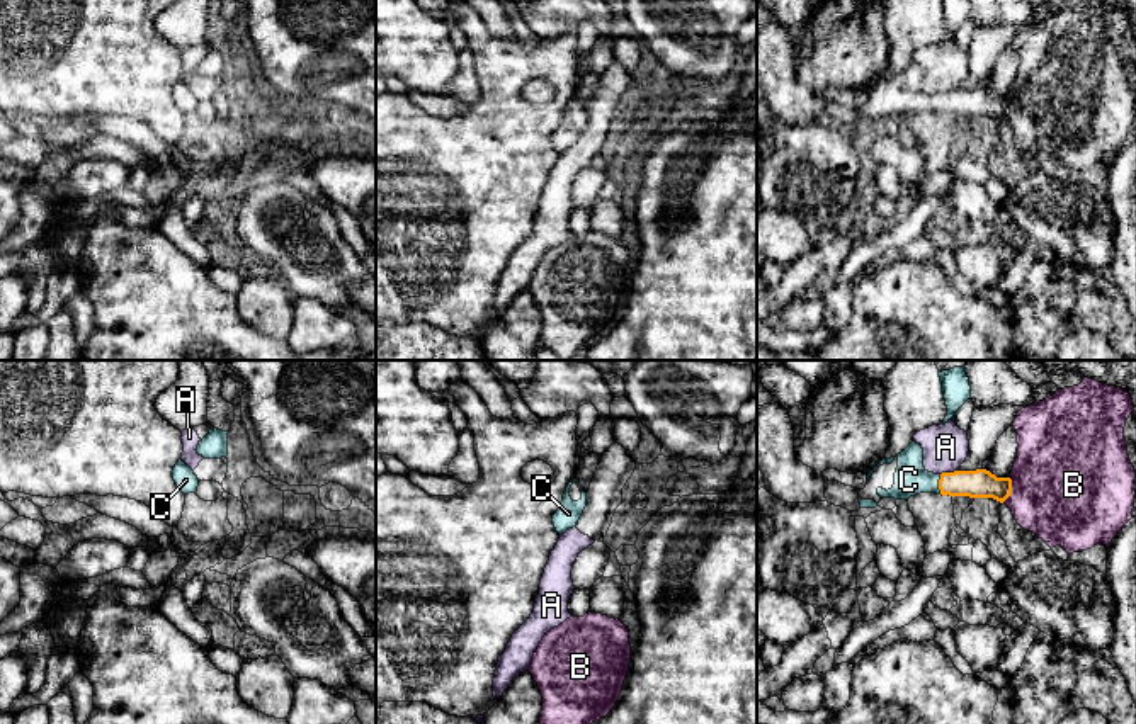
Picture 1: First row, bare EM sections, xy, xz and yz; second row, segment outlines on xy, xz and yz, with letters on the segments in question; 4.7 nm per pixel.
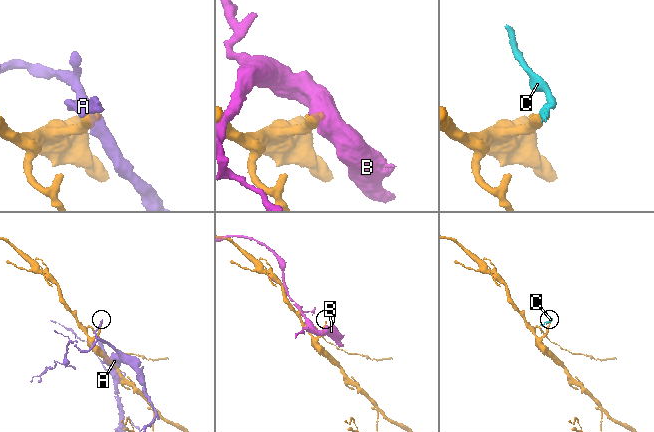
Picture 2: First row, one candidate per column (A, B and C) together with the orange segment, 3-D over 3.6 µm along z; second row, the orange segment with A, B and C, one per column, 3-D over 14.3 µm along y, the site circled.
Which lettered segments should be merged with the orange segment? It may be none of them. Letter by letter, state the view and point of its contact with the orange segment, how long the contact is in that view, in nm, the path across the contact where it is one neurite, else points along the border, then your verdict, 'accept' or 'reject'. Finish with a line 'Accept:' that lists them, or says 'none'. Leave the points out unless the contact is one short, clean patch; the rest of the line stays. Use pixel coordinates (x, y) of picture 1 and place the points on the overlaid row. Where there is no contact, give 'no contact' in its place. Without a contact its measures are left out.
A: yz (948, 473) | 80 nm | reject
B: yz (1011, 490) | 130 nm | reject
C: yz (939, 485) | 100 nm | across yz (980, 483), (939, 485), (910, 478) | accept
Accept: C

